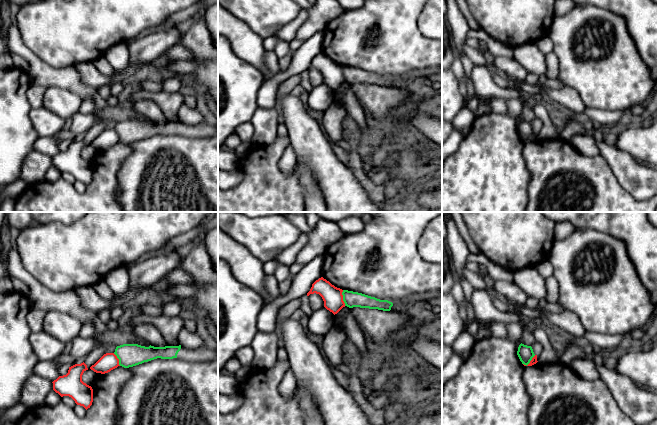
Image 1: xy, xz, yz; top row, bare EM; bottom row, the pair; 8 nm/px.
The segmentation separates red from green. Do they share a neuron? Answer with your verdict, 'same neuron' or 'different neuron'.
different neuron

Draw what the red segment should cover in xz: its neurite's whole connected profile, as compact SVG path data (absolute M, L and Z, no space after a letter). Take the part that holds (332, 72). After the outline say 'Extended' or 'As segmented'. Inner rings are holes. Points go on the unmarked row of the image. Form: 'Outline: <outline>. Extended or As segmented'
Outline: M321 53L312 60L307 72L314 69L319 70L324 77L324 83L335 91L345 83L342 68L342 65Z. As segmented

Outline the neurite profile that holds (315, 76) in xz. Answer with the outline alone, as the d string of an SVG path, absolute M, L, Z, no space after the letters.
M316 69L310 70L308 74L309 74L309 79L314 87L324 83L324 77L319 70Z

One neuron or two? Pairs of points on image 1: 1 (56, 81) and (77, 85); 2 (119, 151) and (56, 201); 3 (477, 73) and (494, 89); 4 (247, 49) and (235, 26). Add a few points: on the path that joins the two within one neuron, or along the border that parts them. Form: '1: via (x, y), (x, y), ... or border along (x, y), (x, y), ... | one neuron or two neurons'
1: via (61, 81), (72, 81) | one neuron
2: via (105, 170), (104, 179), (82, 201), (75, 201) | one neuron
3: via (481, 77), (490, 86) | one neuron
4: via (246, 43), (237, 32) | one neuron

